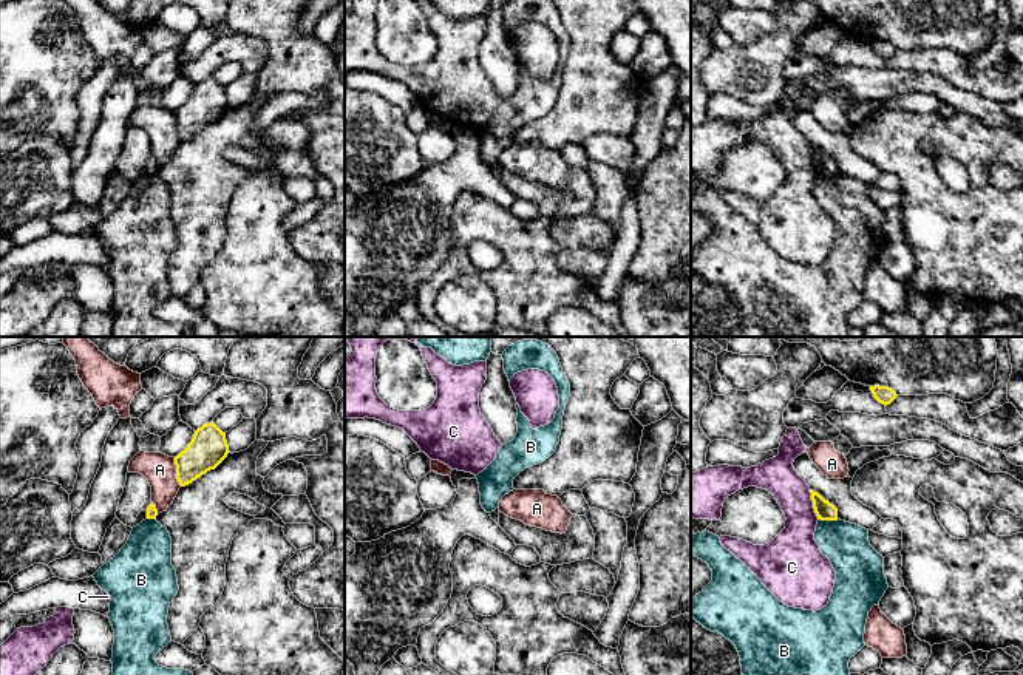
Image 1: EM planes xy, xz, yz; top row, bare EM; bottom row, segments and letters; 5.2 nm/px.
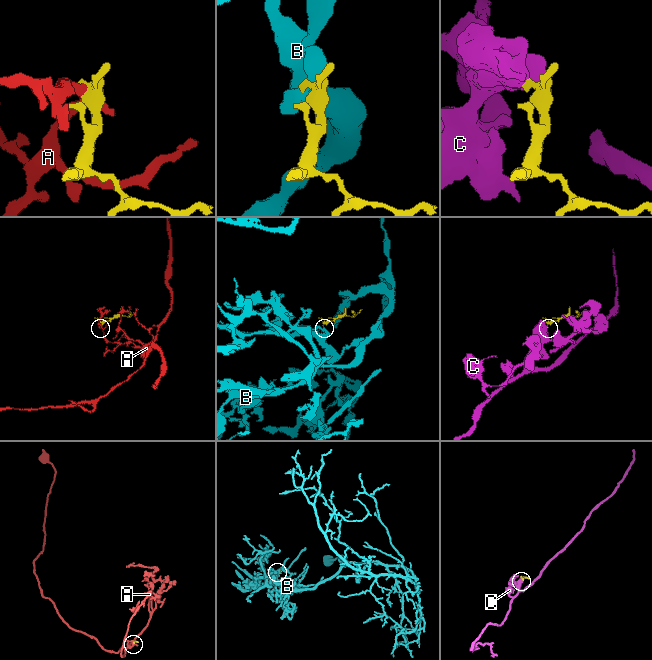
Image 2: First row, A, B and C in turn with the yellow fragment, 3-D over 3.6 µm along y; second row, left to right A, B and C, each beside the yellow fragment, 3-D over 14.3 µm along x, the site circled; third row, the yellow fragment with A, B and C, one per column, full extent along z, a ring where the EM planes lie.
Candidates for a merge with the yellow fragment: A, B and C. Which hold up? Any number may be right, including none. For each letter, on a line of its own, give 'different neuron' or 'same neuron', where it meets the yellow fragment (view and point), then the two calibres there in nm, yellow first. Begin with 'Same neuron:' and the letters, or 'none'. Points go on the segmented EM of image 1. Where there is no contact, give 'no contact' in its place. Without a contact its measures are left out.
Same neuron: none
A: different neuron; contact xy (176, 471); calibres 190 and 170 nm
B: different neuron; contact yz (829, 519); calibres 100 and 240 nm
C: different neuron; contact yz (813, 505); calibres 100 and 220 nm

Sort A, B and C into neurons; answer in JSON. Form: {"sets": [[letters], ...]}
{"sets": [["A"], ["B"], ["C"]]}

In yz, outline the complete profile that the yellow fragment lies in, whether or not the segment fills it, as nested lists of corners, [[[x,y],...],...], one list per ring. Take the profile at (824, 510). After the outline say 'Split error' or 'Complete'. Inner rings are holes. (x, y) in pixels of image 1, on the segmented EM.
[[[810,490],[811,493],[811,500],[813,500],[813,508],[821,521],[838,521],[838,508],[825,500],[819,493]]]. Complete

